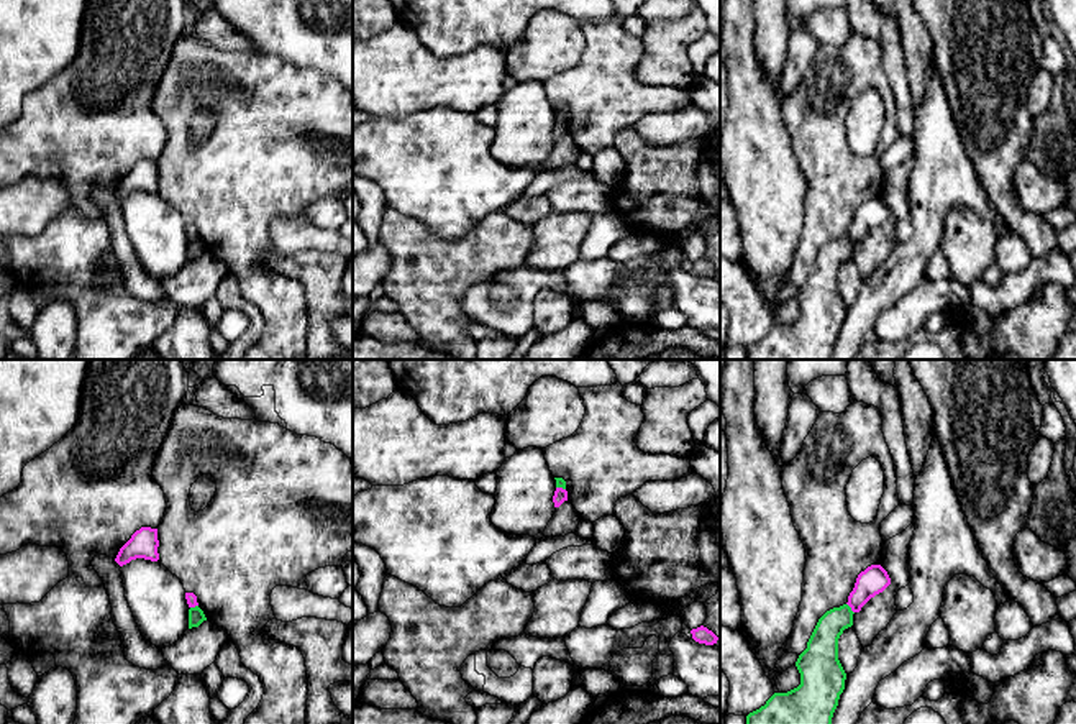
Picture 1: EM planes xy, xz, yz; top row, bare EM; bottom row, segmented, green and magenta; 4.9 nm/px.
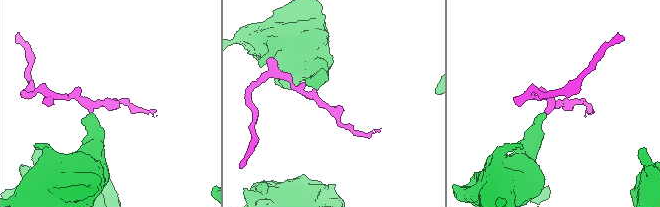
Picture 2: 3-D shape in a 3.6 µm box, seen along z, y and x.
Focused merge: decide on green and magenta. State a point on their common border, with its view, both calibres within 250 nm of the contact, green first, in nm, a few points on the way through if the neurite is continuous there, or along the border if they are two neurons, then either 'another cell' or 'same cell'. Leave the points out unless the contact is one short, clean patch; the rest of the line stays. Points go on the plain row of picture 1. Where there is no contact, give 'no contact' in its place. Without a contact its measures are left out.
yz (850, 240) | 160/140 nm | along yz (847, 235), (853, 245) | another cell

